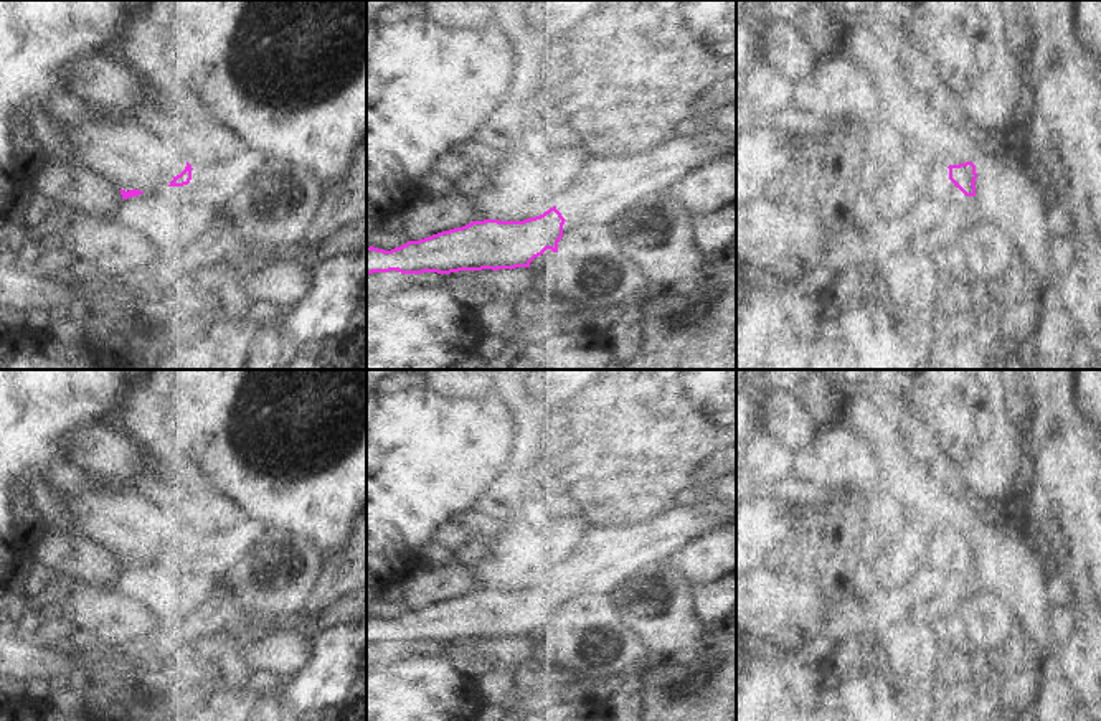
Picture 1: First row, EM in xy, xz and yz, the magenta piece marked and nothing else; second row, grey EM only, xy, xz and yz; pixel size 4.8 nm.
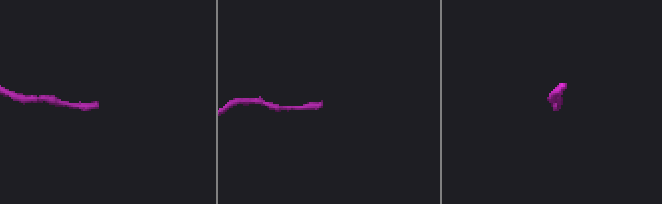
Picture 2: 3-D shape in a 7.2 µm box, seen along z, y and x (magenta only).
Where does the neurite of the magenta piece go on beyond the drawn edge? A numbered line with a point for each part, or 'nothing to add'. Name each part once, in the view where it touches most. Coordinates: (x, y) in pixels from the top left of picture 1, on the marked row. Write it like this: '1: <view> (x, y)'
1: yz (928, 169)

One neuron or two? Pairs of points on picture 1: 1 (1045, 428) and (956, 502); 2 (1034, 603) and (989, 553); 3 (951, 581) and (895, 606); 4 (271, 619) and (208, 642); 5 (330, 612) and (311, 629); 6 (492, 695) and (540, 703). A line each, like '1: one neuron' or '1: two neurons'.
1: two neurons
2: one neuron
3: one neuron
4: one neuron
5: one neuron
6: one neuron

